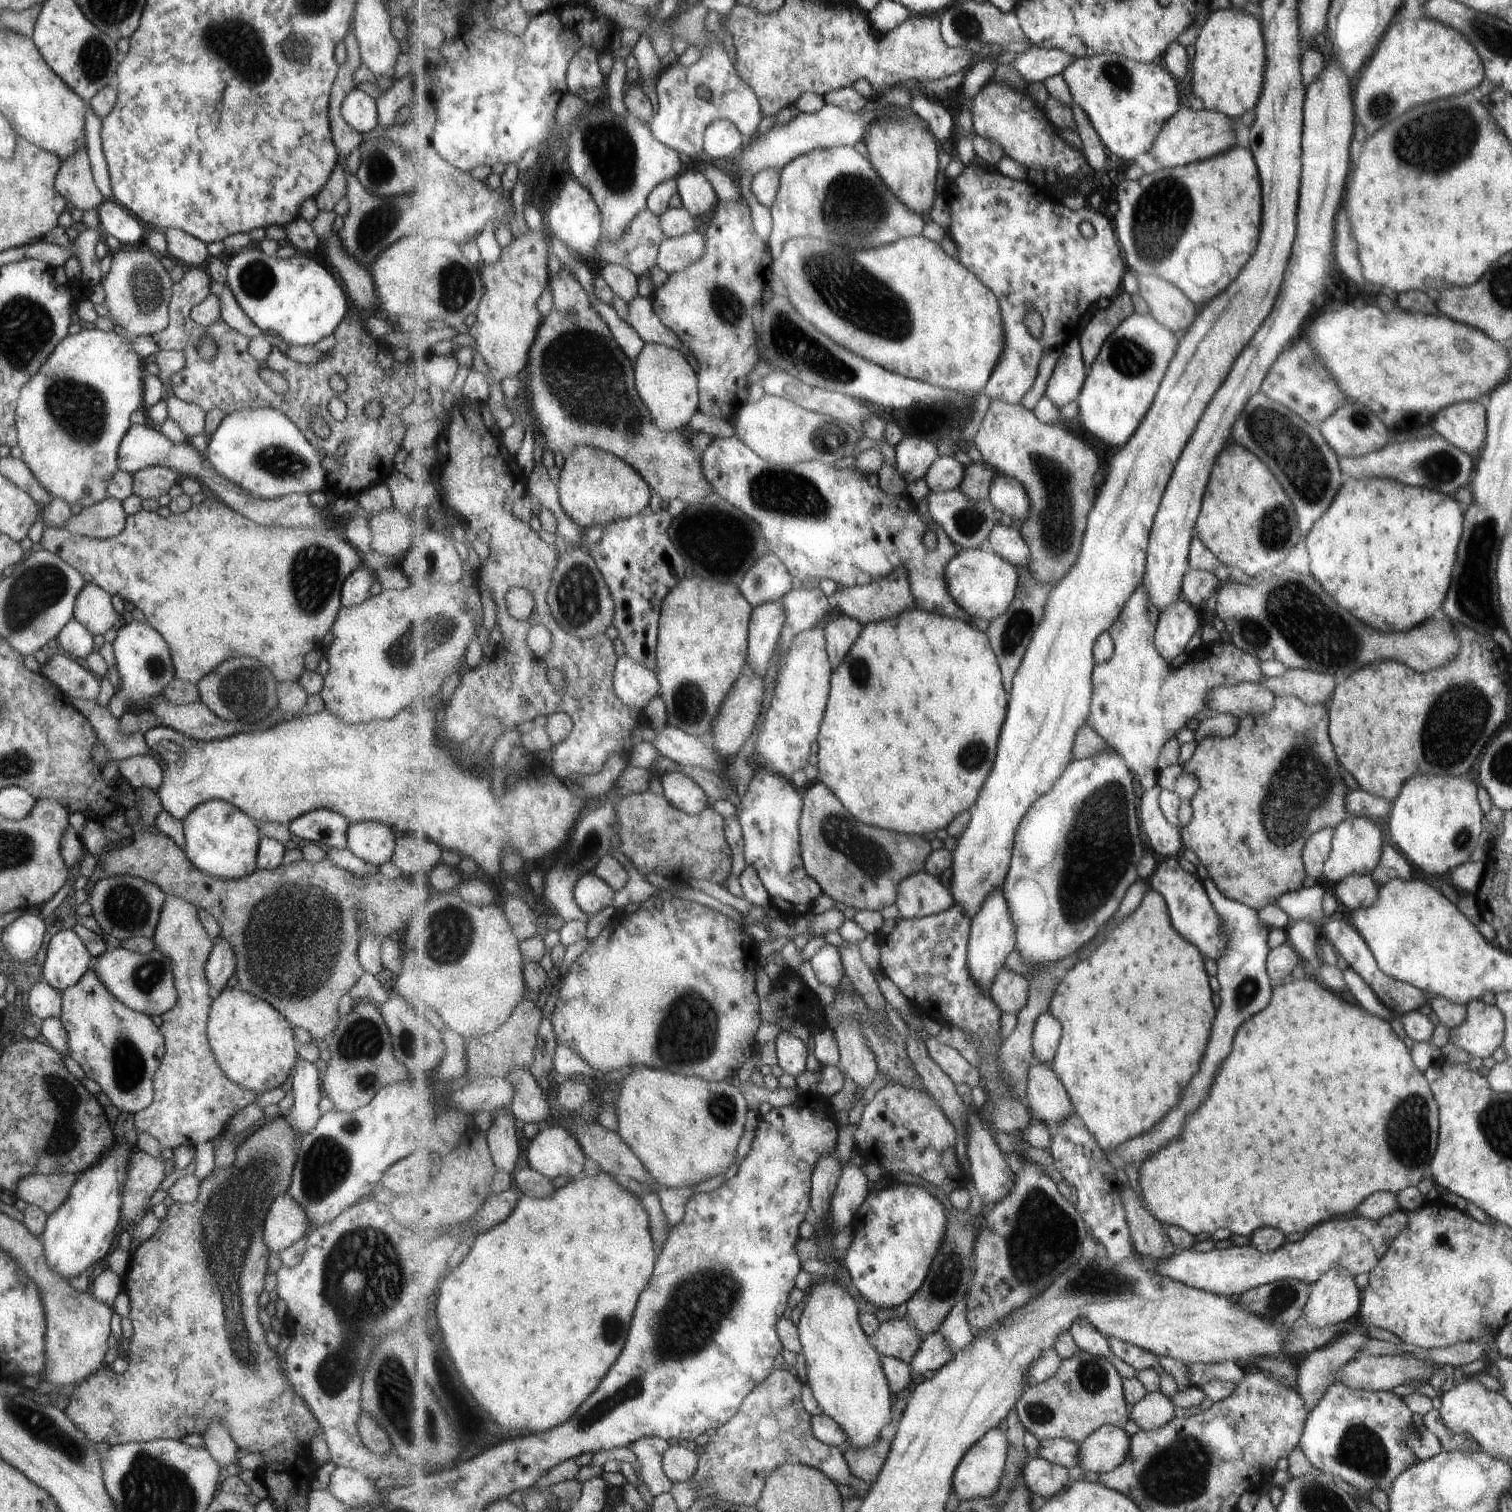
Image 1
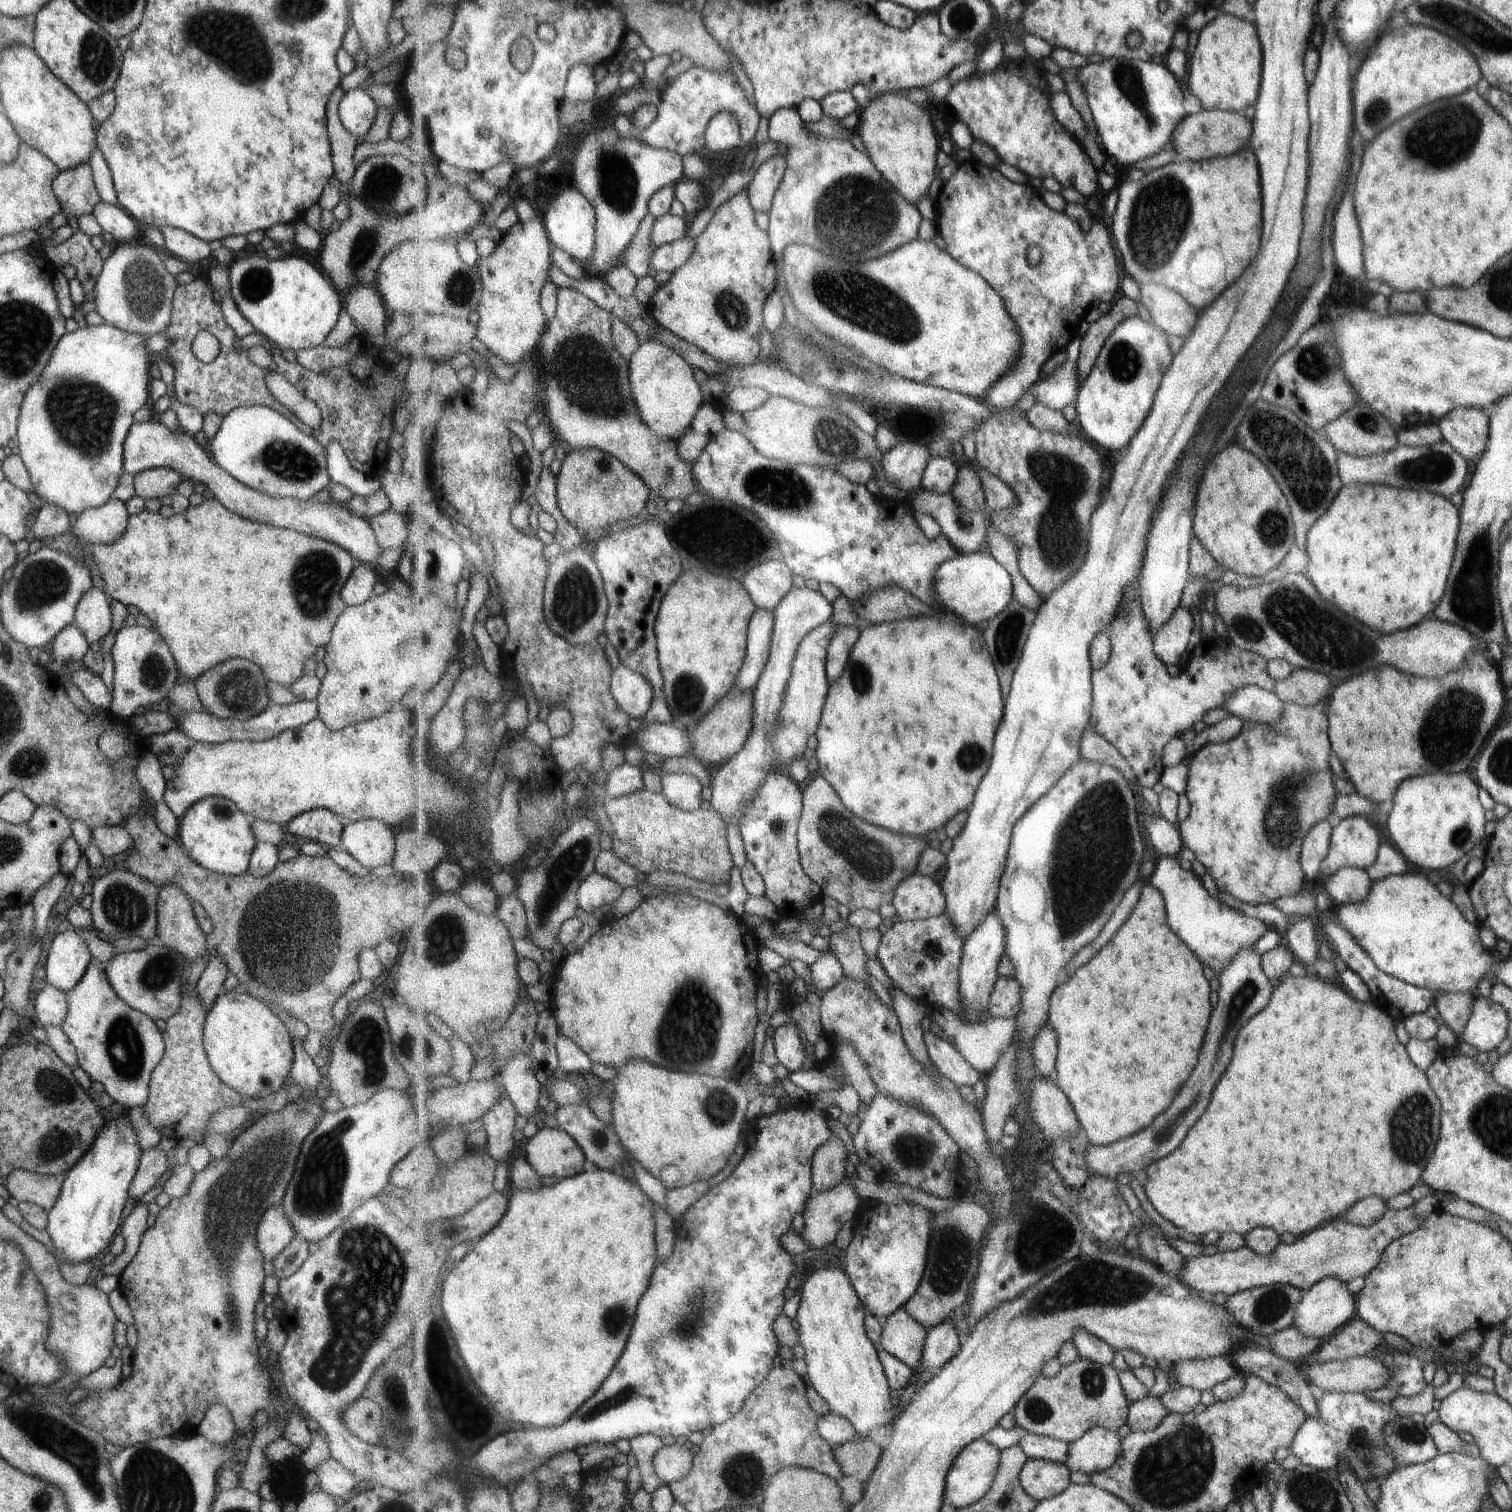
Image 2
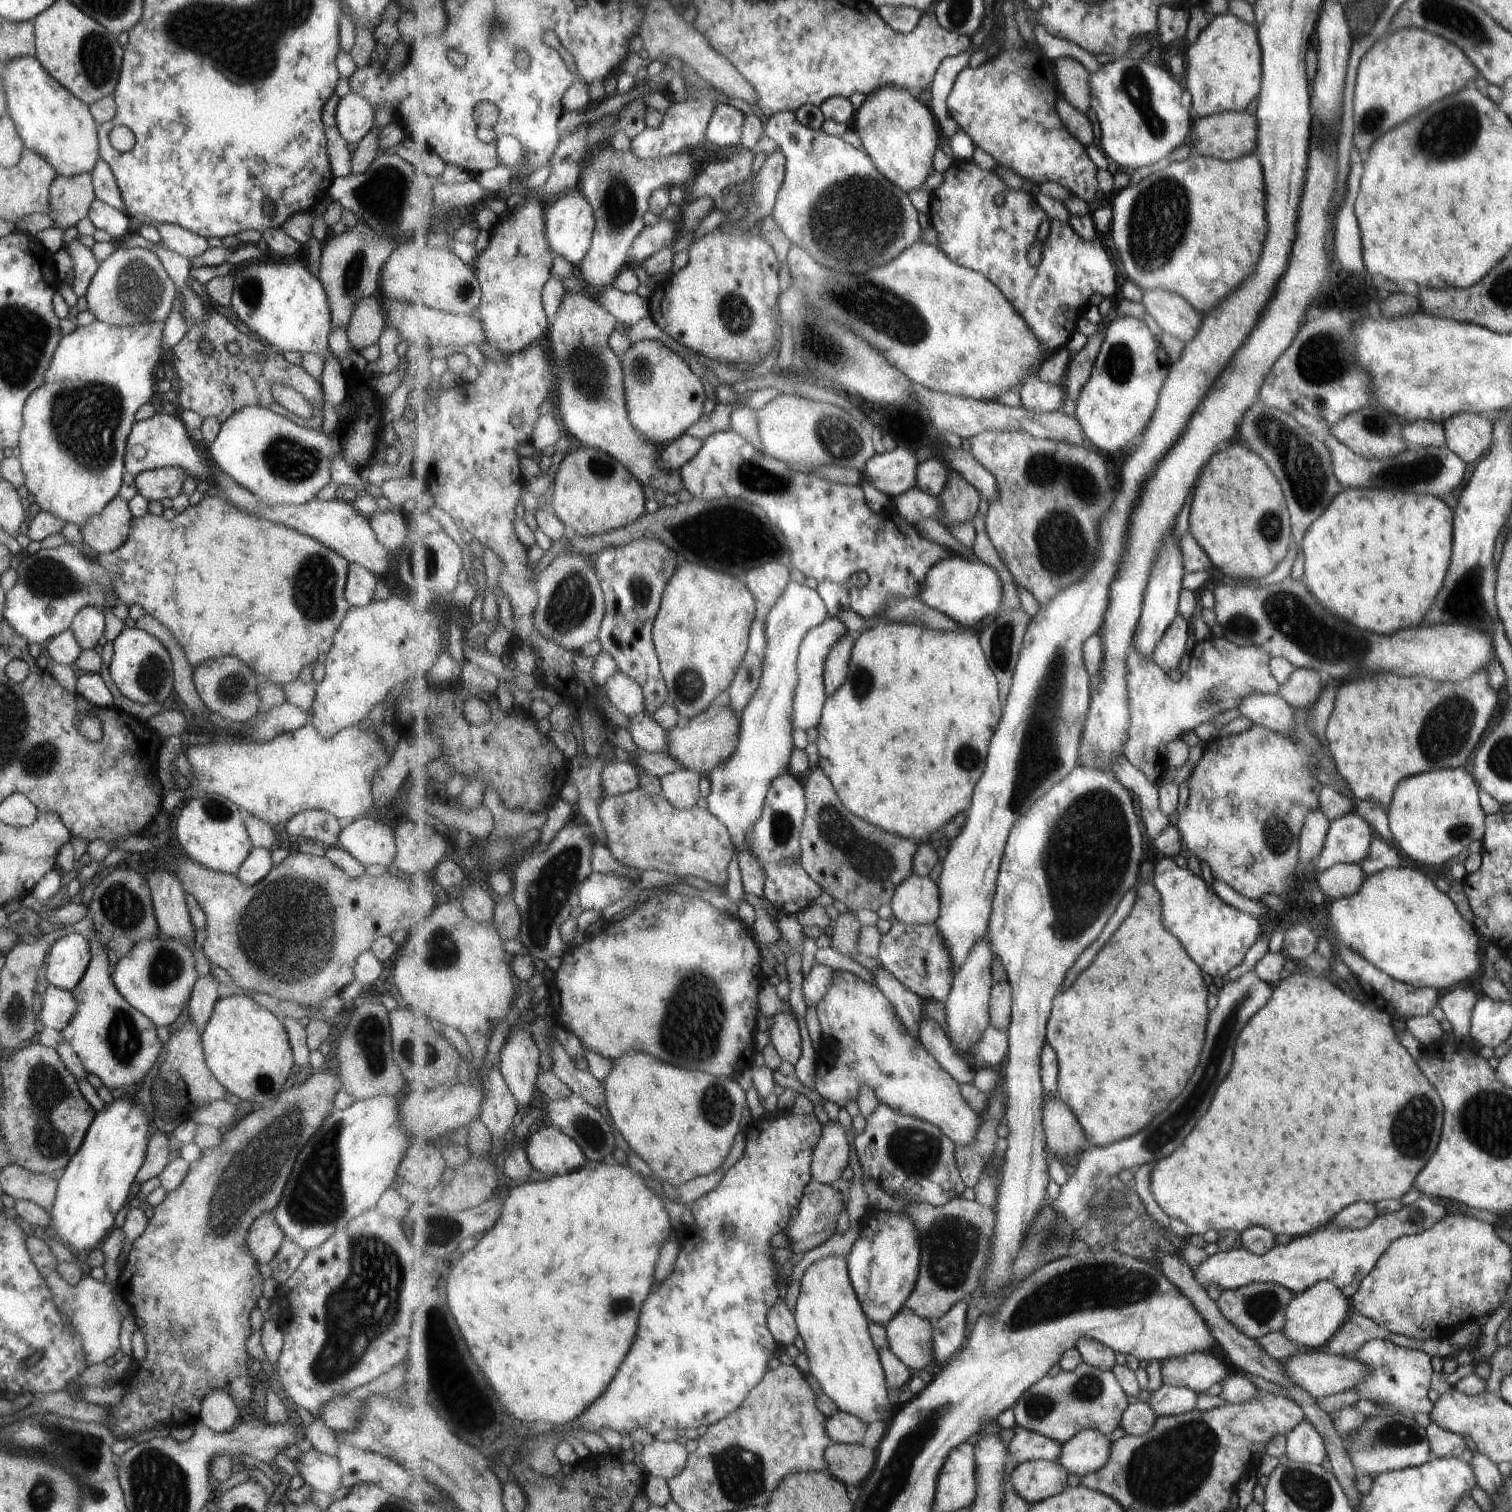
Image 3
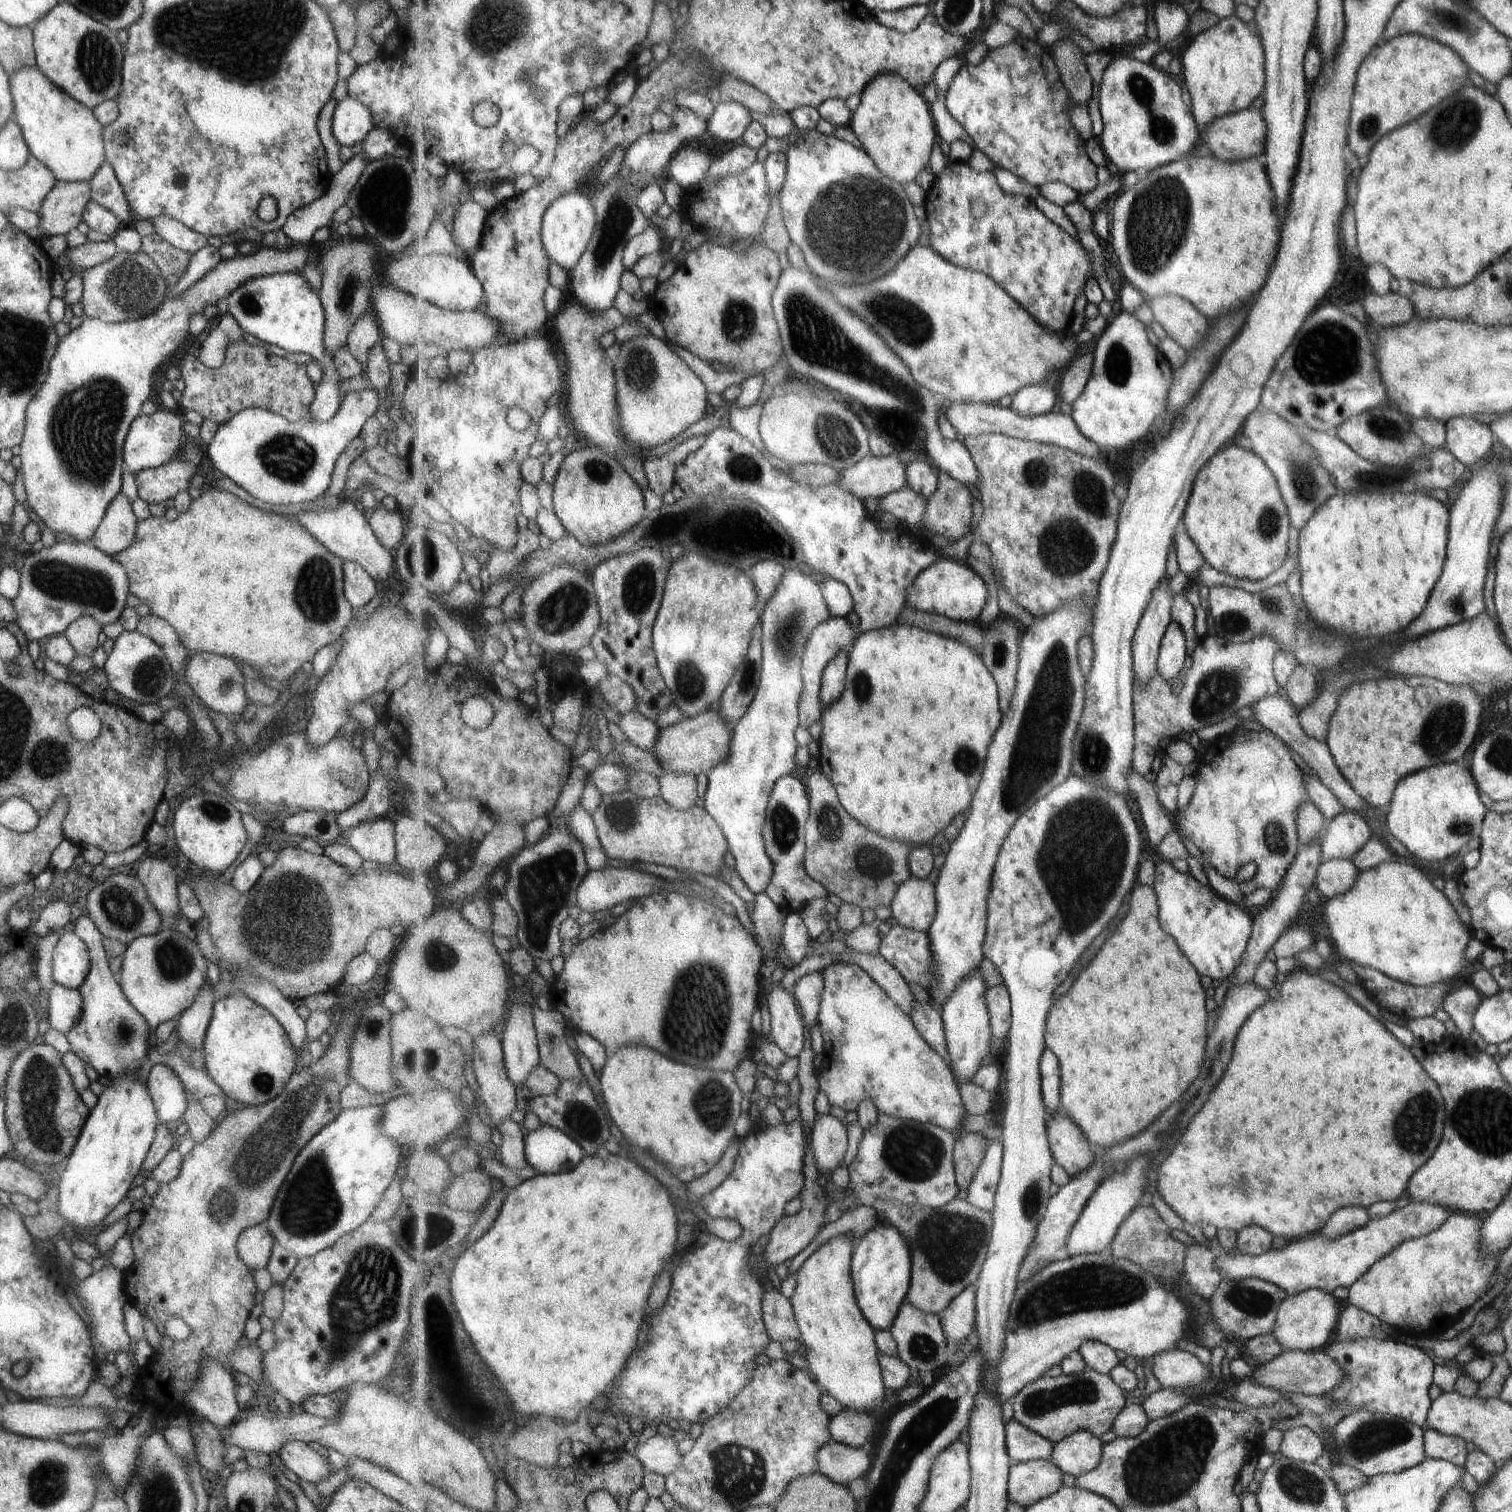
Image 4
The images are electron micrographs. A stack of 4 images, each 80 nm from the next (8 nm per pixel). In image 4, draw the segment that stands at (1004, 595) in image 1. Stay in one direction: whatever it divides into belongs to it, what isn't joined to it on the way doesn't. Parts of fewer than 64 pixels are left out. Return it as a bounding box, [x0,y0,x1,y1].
[905,556,989,622]

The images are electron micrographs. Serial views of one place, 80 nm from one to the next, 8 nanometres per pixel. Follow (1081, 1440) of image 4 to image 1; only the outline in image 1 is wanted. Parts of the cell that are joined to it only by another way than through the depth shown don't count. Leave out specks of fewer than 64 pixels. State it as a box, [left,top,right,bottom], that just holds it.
[1080,1425,1131,1475]

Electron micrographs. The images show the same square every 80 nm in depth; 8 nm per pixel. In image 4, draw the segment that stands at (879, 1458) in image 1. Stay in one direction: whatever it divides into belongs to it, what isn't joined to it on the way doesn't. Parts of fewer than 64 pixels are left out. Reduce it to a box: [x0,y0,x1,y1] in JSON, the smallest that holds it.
[817,1439,871,1487]

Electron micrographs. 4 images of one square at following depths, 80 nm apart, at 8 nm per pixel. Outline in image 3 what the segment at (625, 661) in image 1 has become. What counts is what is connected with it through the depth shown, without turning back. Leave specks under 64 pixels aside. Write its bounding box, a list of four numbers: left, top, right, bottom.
[604,670,646,718]

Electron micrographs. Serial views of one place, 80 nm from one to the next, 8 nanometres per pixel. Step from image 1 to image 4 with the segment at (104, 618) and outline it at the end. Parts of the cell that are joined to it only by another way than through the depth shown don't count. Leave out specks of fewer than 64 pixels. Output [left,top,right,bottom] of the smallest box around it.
[62,614,101,656]

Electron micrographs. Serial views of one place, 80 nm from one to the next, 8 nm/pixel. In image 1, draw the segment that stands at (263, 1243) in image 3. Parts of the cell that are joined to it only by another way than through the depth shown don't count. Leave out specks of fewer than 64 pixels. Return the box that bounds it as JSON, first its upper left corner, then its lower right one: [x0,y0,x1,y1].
[263,1191,309,1253]

